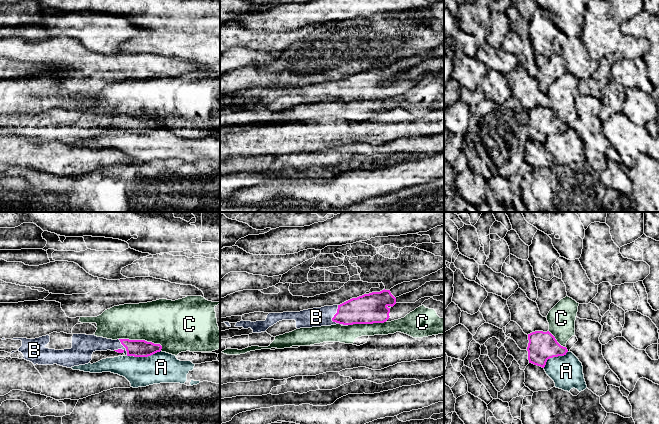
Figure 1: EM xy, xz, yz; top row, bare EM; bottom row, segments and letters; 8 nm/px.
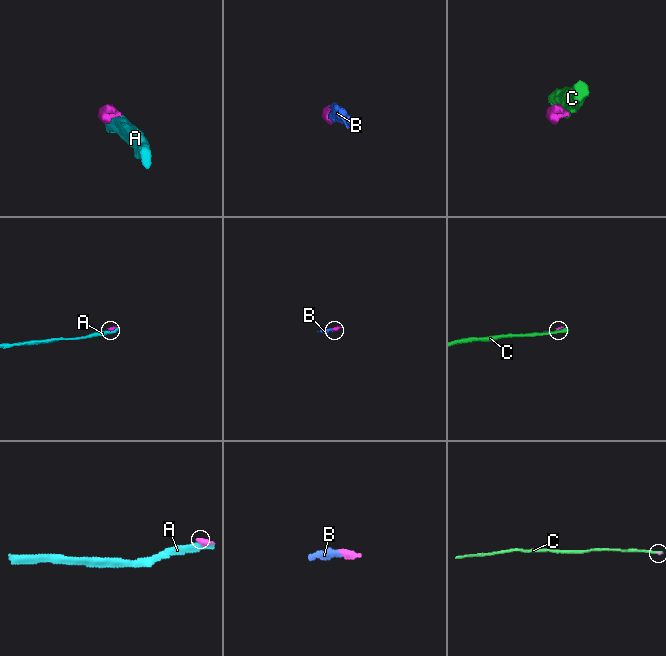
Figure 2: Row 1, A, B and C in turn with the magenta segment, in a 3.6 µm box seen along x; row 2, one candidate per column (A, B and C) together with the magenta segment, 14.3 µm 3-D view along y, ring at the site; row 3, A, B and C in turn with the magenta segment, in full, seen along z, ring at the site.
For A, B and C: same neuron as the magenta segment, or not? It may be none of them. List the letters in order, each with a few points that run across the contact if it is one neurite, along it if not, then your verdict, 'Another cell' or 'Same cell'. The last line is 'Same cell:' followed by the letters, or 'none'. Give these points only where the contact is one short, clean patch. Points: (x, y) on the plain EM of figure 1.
A: Another cell
B: Same cell
C: Line: xy (119, 114), (144, 115), (158, 119), (162, 124). Another cell
Same cell: B

